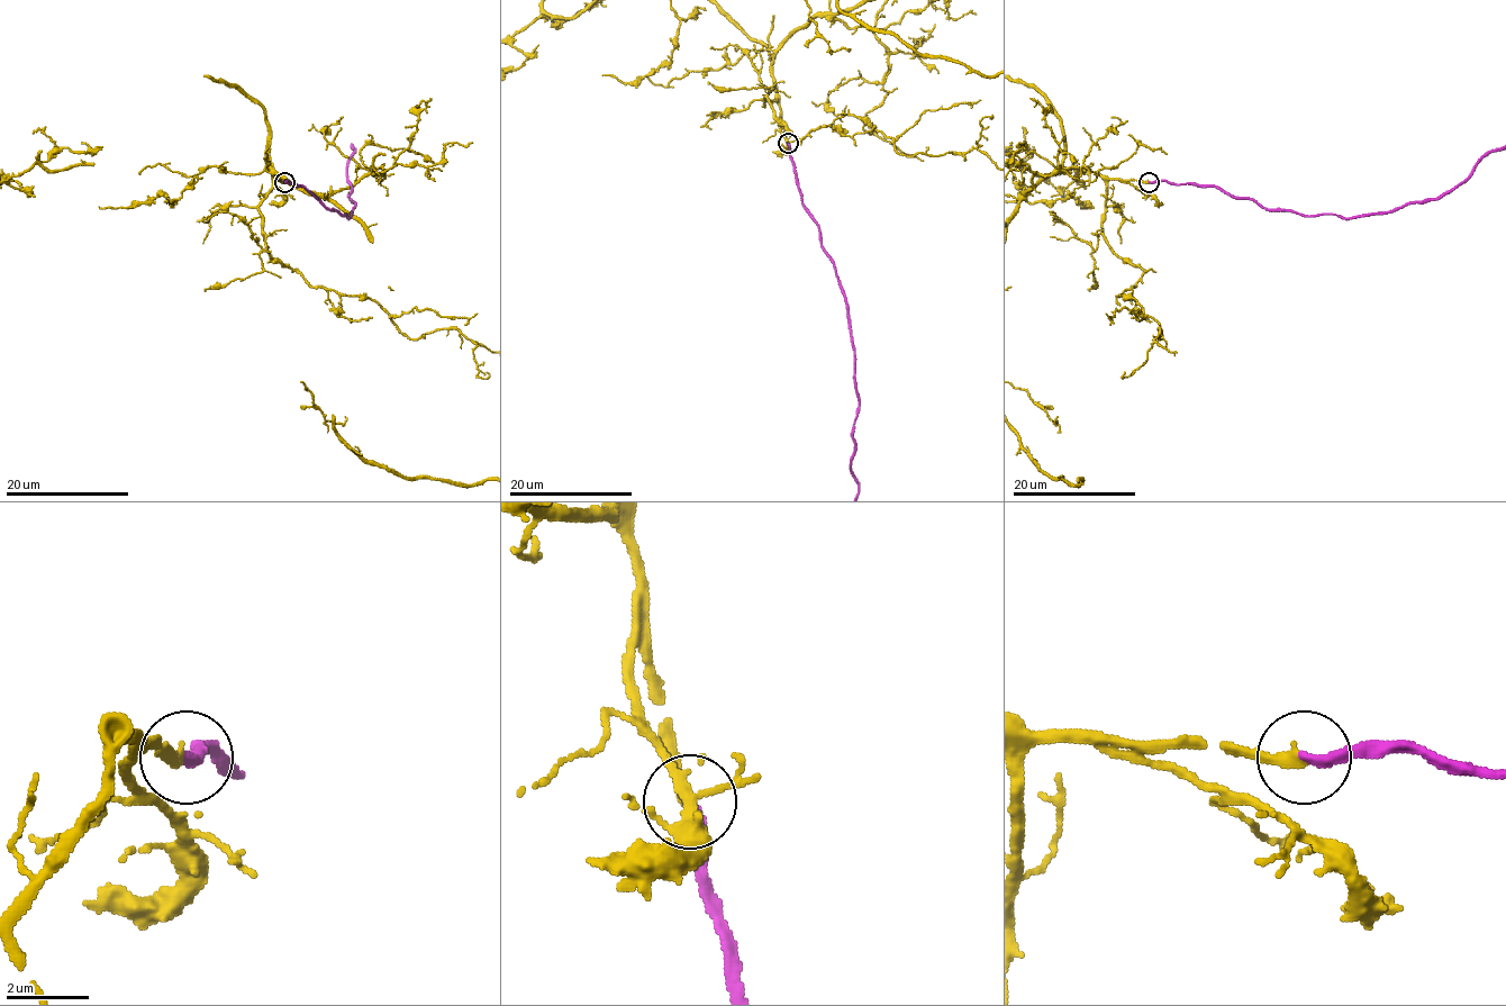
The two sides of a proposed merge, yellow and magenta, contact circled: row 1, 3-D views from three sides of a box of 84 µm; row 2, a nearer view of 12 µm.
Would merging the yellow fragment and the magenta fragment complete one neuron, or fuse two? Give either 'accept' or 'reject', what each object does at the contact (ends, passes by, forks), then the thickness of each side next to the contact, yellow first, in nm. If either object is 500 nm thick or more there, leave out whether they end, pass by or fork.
accept; yellow ends; magenta ends; calibres 260 and 280 nm

